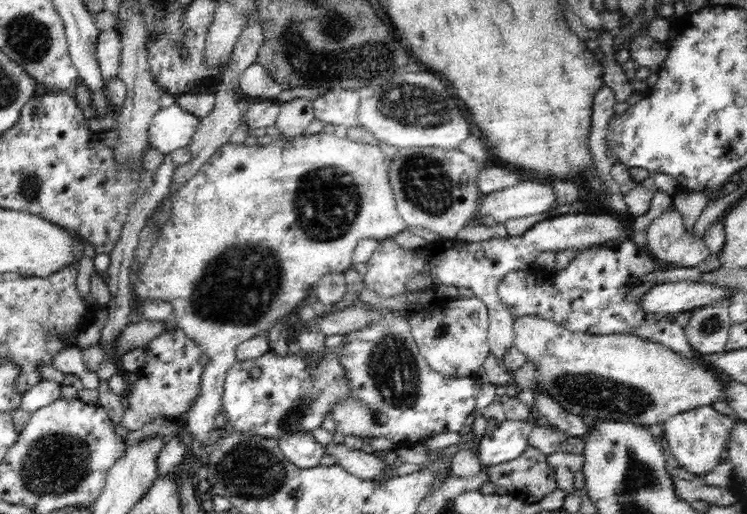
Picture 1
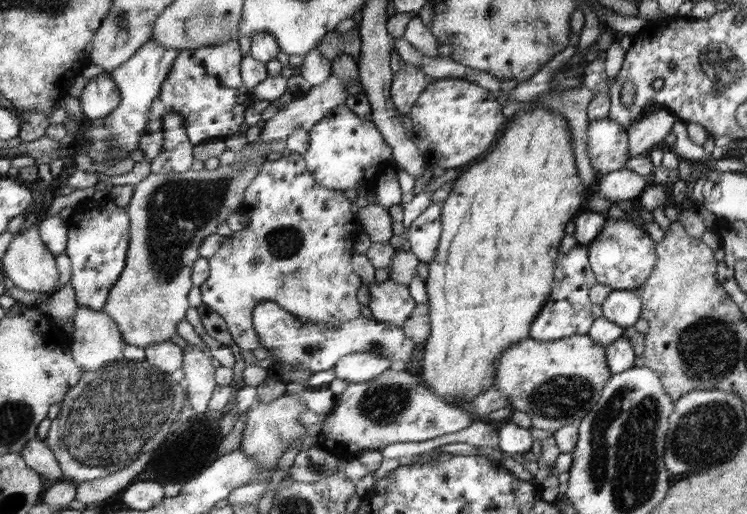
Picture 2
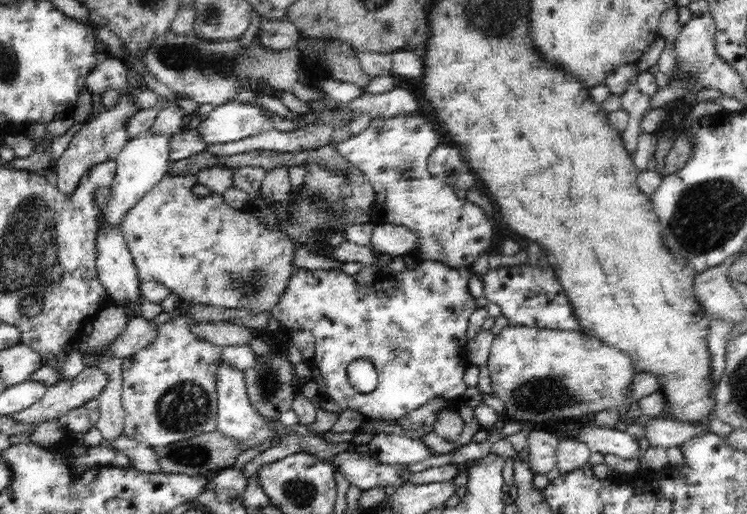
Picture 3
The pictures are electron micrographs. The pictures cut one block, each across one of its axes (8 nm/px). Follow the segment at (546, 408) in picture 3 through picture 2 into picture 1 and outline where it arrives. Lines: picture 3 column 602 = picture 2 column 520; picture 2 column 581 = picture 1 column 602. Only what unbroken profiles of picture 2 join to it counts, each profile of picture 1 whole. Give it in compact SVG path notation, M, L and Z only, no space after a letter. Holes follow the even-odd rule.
M536 315L518 318L513 323L513 335L513 346L524 354L526 362L536 364L536 372L538 372L536 378L534 378L536 386L538 386L542 392L550 394L566 412L576 416L592 416L592 418L598 418L598 420L611 420L614 422L623 422L624 424L630 422L632 425L642 425L652 428L654 425L662 425L670 417L682 411L692 410L694 407L711 405L717 400L726 402L723 396L723 382L721 382L721 378L717 377L716 373L711 372L710 368L703 368L703 365L695 364L694 361L688 361L686 357L680 357L679 354L672 352L665 346L659 345L657 342L648 341L647 339L632 335L575 333L568 330L565 326L560 326L554 322L539 318Z

